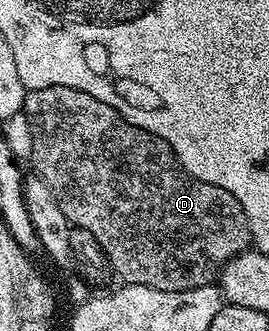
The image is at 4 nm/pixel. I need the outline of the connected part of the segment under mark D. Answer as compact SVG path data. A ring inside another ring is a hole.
M50 86L40 90L28 90L23 108L22 117L27 117L27 126L31 129L31 162L34 173L38 174L45 184L49 184L49 192L61 204L61 212L65 212L67 221L72 227L89 232L97 244L101 244L103 255L107 257L107 265L123 277L122 281L129 286L144 286L145 288L161 288L165 292L181 292L189 288L201 288L212 285L218 279L225 264L239 254L244 254L252 245L249 220L245 216L245 208L237 204L233 192L225 188L217 188L217 184L205 184L205 180L197 180L189 172L183 170L183 165L177 160L173 148L161 140L153 132L145 128L137 128L125 121L109 104L97 100L97 96L89 96L89 92L81 92L77 88L64 86Z

